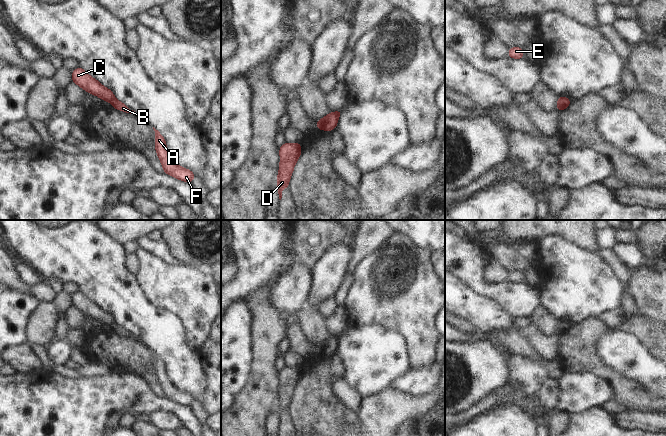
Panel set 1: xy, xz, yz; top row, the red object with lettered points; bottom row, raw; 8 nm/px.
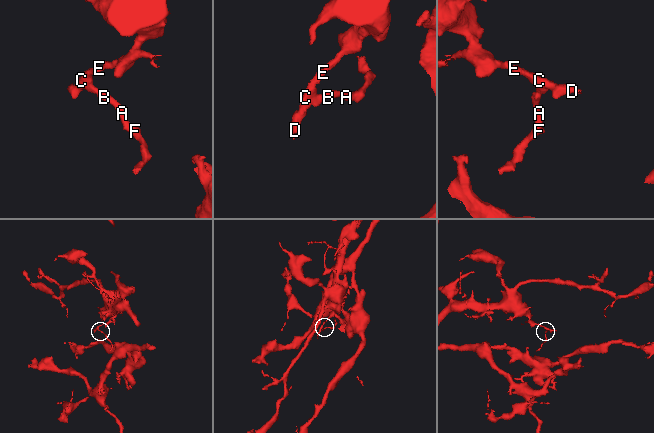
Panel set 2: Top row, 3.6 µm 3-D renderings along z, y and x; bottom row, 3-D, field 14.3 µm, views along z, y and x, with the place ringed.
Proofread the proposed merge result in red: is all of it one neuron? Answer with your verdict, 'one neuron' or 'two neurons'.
two neurons

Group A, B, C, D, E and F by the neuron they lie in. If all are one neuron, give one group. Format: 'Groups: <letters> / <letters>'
Groups: A B F / C D E.

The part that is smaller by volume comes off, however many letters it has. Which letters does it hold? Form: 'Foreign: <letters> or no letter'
Foreign: A, B, F

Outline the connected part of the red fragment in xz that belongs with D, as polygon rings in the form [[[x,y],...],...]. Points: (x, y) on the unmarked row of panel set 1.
[[[284,366],[279,371],[280,388],[277,399],[276,409],[278,412],[279,423],[282,422],[282,414],[289,412],[289,405],[294,395],[294,390],[301,379],[301,368],[300,366],[289,368]]]

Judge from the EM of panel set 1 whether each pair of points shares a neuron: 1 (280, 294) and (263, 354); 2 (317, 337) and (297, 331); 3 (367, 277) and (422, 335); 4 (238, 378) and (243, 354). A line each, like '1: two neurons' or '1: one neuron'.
1: two neurons
2: two neurons
3: one neuron
4: one neuron

